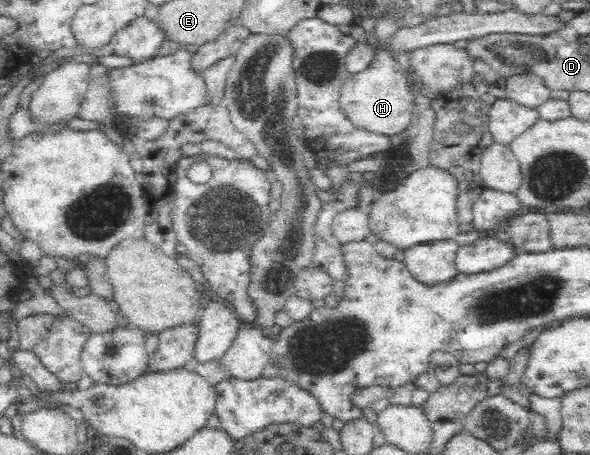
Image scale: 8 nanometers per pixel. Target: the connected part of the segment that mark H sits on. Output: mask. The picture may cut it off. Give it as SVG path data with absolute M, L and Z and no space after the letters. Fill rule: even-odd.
M378 53L372 66L360 74L352 74L343 84L339 104L352 124L362 132L392 136L410 124L412 95L403 76L401 63L392 55Z

